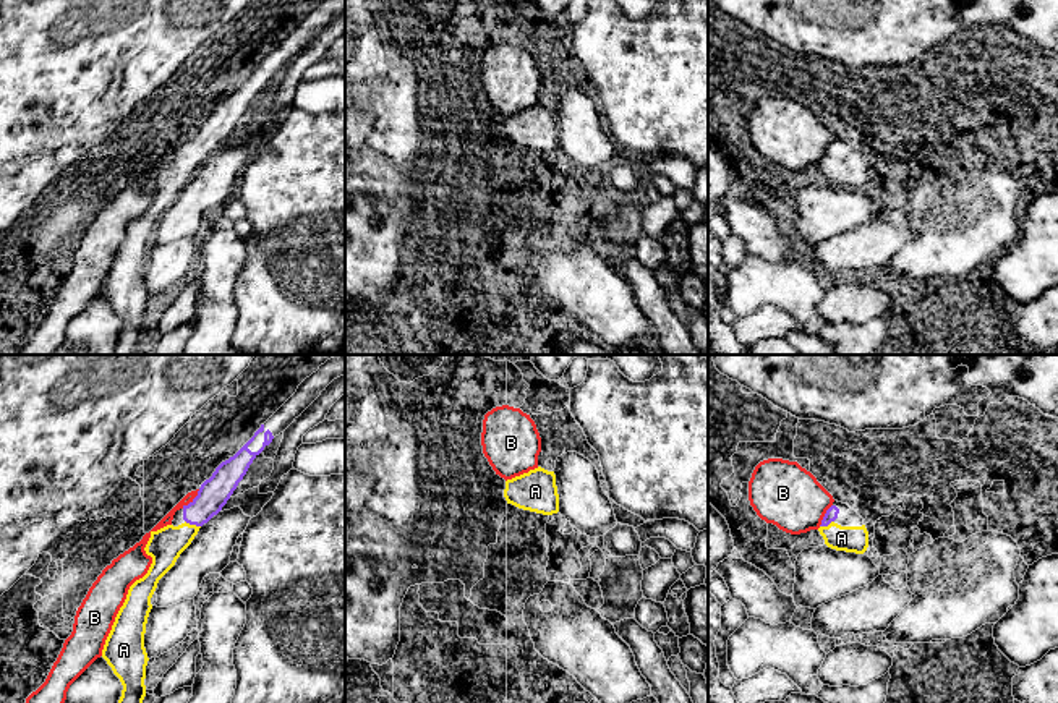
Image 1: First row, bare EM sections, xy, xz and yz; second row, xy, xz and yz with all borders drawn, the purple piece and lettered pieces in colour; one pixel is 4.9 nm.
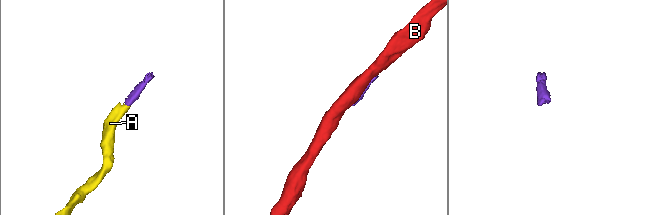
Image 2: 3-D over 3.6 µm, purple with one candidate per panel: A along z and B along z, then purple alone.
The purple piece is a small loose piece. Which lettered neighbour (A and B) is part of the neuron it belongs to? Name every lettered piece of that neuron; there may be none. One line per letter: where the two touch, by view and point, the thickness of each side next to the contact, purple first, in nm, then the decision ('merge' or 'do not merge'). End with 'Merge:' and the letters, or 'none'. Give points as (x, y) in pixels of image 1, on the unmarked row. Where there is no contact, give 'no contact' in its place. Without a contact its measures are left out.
A: xy (193, 161) | 150/170 nm | merge
B: xy (193, 136) | 150/50 nm | do not merge
Merge: A

